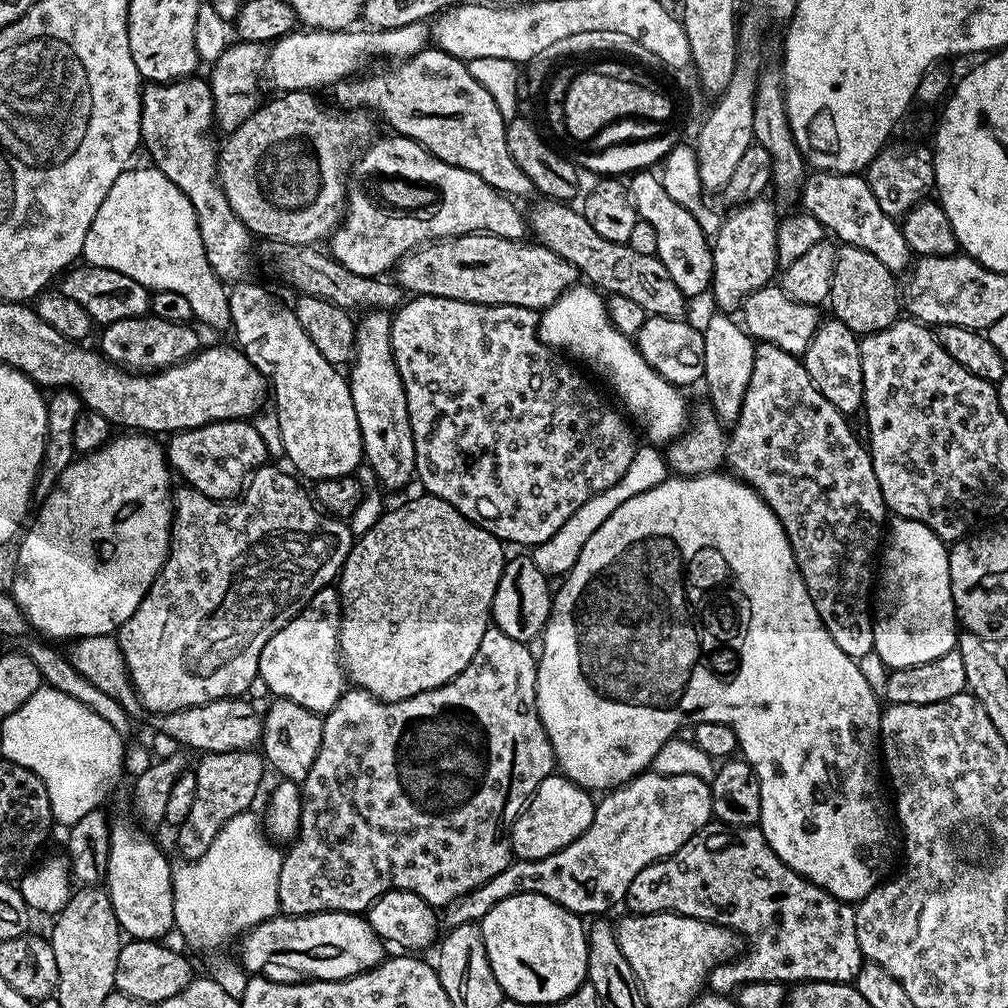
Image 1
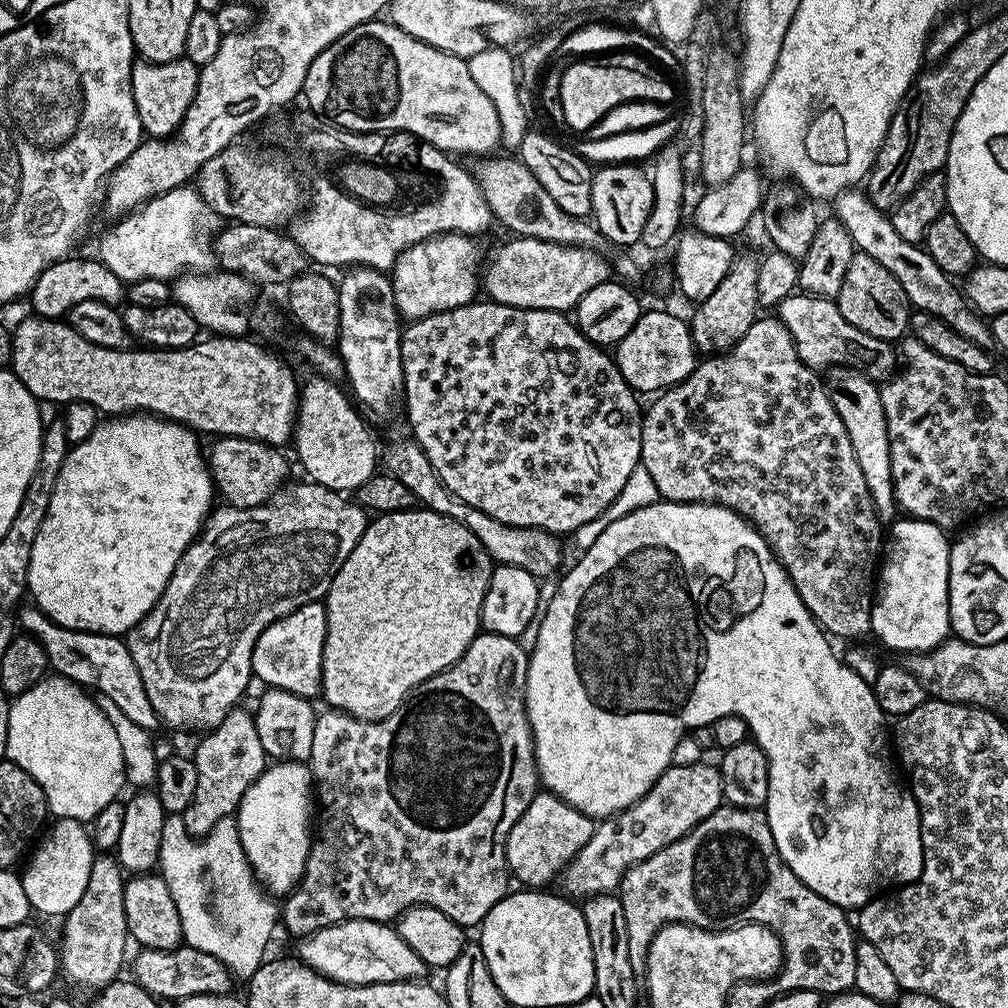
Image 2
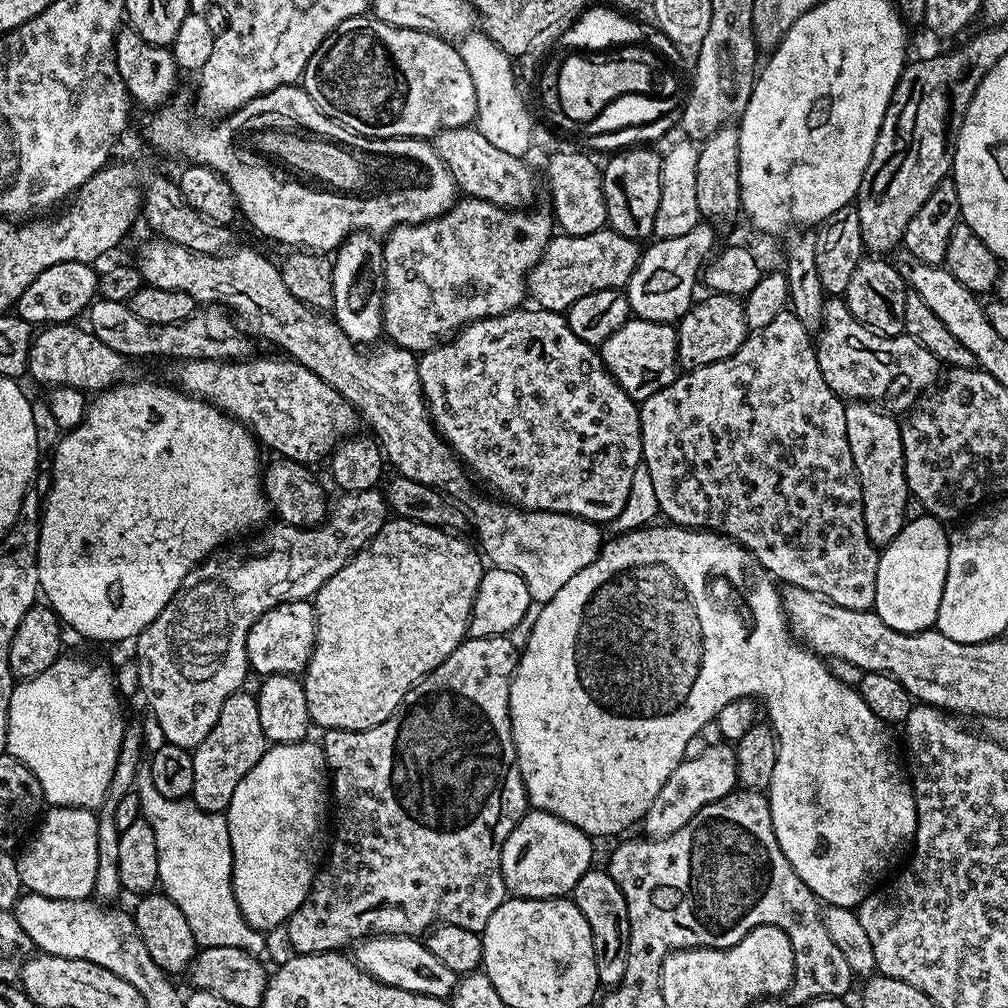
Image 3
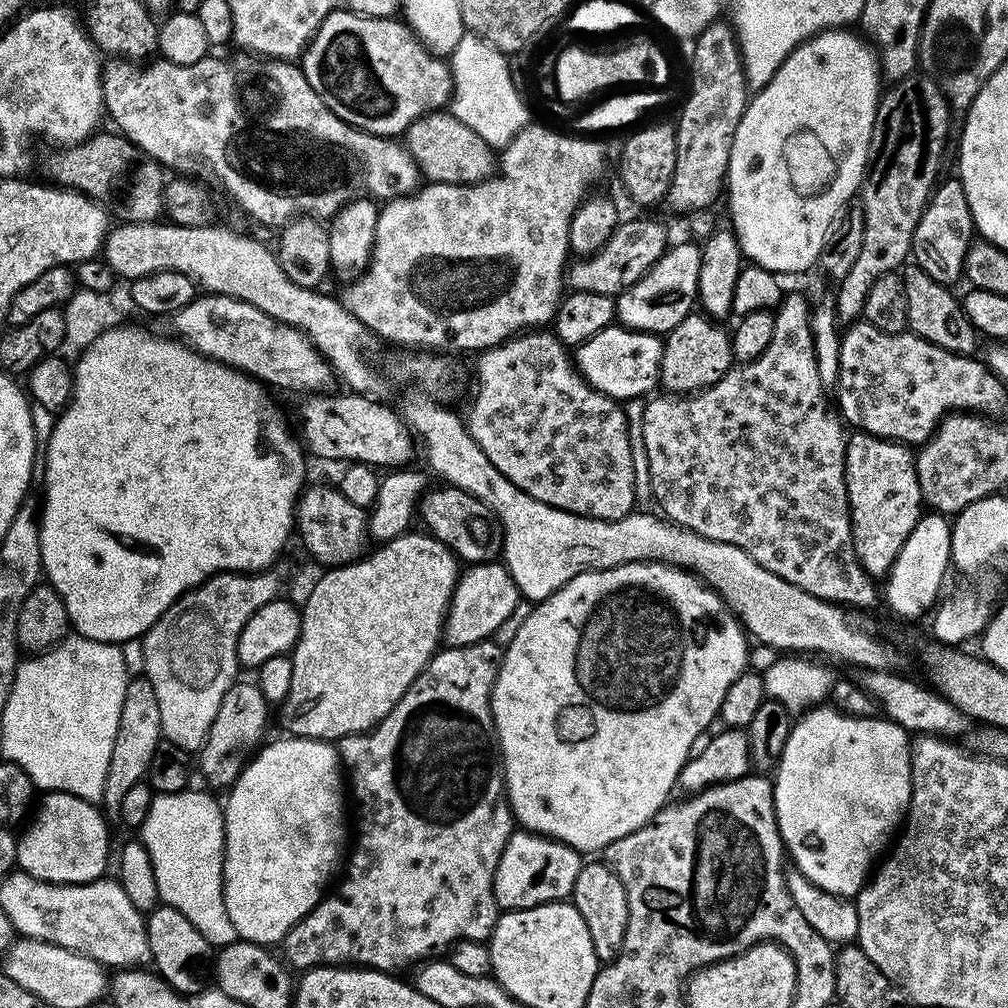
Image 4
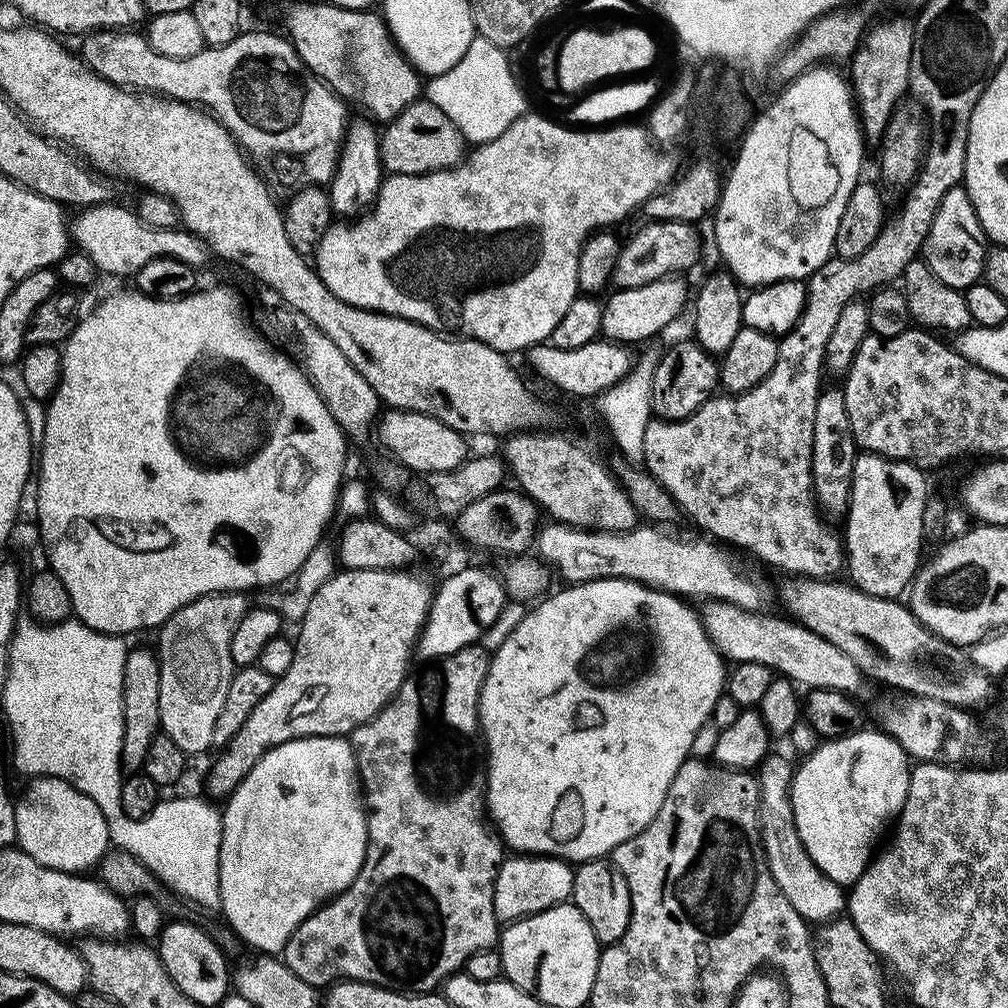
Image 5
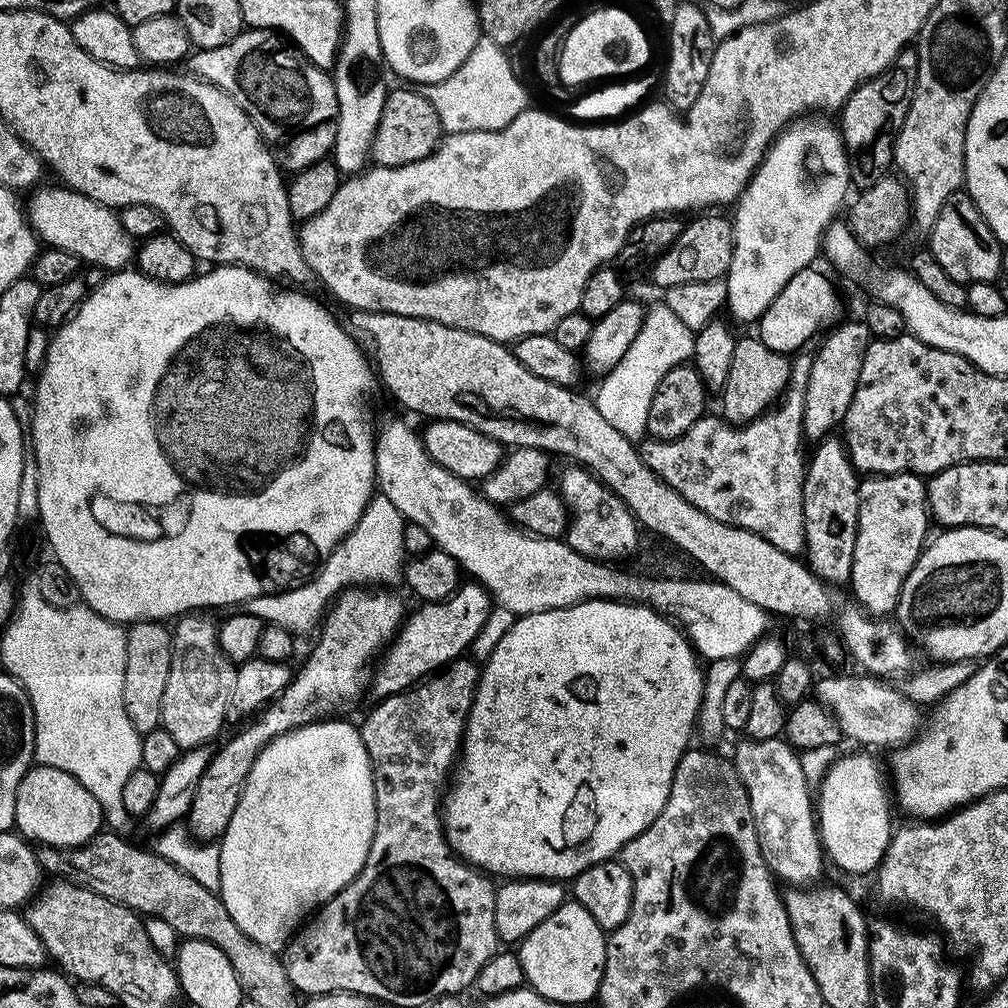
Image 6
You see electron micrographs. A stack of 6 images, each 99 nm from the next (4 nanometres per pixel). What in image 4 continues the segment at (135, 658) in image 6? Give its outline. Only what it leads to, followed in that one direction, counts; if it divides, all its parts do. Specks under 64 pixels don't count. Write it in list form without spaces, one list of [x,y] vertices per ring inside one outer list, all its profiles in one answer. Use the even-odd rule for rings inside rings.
[[[146,678],[129,679],[126,686],[126,698],[122,698],[122,718],[118,718],[118,734],[114,738],[114,754],[110,754],[110,770],[106,774],[106,786],[102,808],[105,813],[119,813],[122,797],[135,784],[147,777],[150,758],[162,742],[158,698],[154,695],[154,686]]]

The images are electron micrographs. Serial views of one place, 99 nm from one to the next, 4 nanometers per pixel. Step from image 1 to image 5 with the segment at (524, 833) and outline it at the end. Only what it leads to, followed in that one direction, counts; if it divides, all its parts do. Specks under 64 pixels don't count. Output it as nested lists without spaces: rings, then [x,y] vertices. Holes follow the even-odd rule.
[[[509,855],[501,864],[494,882],[494,914],[501,925],[507,926],[514,920],[565,903],[571,897],[573,886],[574,868],[567,860],[556,856]]]

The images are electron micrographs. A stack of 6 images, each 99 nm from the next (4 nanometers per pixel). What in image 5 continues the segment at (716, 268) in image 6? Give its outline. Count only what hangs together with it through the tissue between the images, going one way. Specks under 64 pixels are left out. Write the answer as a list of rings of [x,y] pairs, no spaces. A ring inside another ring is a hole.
[[[658,220],[645,225],[623,241],[611,279],[617,289],[641,288],[673,274],[684,274],[700,260],[700,236],[689,221]]]

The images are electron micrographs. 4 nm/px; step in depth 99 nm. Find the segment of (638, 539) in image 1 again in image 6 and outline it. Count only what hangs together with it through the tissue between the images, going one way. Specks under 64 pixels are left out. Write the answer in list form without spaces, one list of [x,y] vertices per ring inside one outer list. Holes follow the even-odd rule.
[[[584,600],[580,604],[568,604],[565,608],[555,608],[545,612],[531,612],[529,616],[519,617],[514,622],[514,626],[510,626],[510,630],[506,630],[502,642],[498,642],[498,647],[494,649],[494,654],[490,654],[490,658],[483,661],[480,669],[480,681],[476,687],[476,697],[472,703],[472,709],[468,711],[468,721],[464,727],[464,739],[458,763],[455,765],[454,775],[450,780],[450,787],[447,789],[446,795],[442,800],[444,834],[448,838],[449,846],[461,860],[465,860],[472,867],[480,869],[481,872],[489,873],[496,878],[571,882],[576,879],[578,874],[582,874],[582,870],[586,870],[603,860],[613,859],[625,844],[629,844],[638,834],[642,834],[642,830],[646,830],[650,826],[650,822],[654,822],[654,818],[658,818],[662,806],[666,806],[666,798],[670,794],[674,770],[678,766],[682,754],[688,751],[690,747],[688,739],[691,736],[693,739],[696,716],[700,713],[700,703],[702,701],[704,701],[704,668],[698,659],[696,649],[688,643],[688,637],[684,635],[683,631],[673,621],[660,612],[649,608],[646,604],[634,604],[626,600]],[[852,750],[849,756],[841,755],[828,768],[827,772],[818,784],[818,791],[814,796],[815,821],[820,837],[820,847],[827,859],[832,860],[844,872],[853,872],[860,876],[863,872],[875,873],[880,866],[880,860],[884,857],[884,851],[892,841],[894,823],[892,824],[892,812],[888,809],[888,796],[890,800],[890,788],[884,785],[884,772],[880,764],[871,756],[868,750]]]

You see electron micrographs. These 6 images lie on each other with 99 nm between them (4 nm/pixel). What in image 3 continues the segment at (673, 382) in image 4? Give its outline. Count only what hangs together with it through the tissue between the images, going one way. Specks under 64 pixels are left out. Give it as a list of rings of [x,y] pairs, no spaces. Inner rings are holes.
[[[708,294],[705,300],[697,299],[688,313],[680,317],[676,328],[676,358],[679,367],[691,370],[710,362],[722,362],[743,346],[748,335],[750,329],[744,317],[744,306],[737,297]]]

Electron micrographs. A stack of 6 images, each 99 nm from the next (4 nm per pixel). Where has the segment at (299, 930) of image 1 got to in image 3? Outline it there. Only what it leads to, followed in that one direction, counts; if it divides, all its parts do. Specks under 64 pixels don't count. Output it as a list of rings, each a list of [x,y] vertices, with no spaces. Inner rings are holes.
[[[369,936],[355,945],[354,959],[361,970],[370,973],[374,979],[395,988],[410,990],[414,994],[448,1000],[456,991],[458,973],[449,970],[440,959],[434,958],[427,943],[410,936]]]

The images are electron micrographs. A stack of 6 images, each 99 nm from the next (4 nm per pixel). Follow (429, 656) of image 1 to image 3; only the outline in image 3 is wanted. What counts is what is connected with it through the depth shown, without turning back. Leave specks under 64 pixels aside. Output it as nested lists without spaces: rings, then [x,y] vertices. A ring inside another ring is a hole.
[[[390,518],[382,526],[382,530],[378,530],[374,539],[363,550],[357,552],[354,559],[348,560],[346,566],[342,566],[342,570],[338,570],[338,574],[334,574],[316,591],[314,597],[316,641],[314,650],[308,659],[308,667],[302,673],[308,719],[315,727],[317,724],[320,730],[337,728],[347,732],[357,732],[358,730],[370,730],[374,726],[386,722],[386,718],[390,718],[390,714],[394,714],[394,710],[402,702],[402,698],[408,693],[409,688],[414,687],[423,676],[429,676],[466,639],[468,619],[472,613],[476,591],[480,585],[480,579],[483,578],[486,571],[486,564],[481,553],[473,545],[472,548],[460,537],[460,534],[453,534],[443,528],[426,526],[422,522]]]

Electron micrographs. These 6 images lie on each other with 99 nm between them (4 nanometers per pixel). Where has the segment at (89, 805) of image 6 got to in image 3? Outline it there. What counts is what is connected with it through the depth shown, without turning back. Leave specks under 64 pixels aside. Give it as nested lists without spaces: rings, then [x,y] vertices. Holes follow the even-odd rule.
[[[49,807],[19,853],[16,865],[21,885],[46,898],[87,899],[93,893],[98,870],[96,817],[90,808]]]

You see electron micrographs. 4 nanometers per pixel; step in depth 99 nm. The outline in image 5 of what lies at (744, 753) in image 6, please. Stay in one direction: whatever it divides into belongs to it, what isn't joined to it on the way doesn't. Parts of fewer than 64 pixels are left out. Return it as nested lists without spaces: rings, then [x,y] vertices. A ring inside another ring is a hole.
[[[769,753],[758,768],[760,782],[759,824],[760,840],[764,846],[764,857],[770,866],[770,874],[774,874],[774,882],[778,882],[778,890],[786,894],[786,902],[798,910],[803,920],[809,922],[831,922],[841,915],[846,908],[846,892],[841,885],[835,884],[806,854],[798,837],[794,824],[793,806],[791,802],[792,774],[794,766],[784,757]]]

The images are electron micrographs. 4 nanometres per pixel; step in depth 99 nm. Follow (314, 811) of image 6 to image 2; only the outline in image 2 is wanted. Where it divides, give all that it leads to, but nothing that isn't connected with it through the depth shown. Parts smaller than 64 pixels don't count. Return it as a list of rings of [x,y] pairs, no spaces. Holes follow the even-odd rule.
[[[299,760],[269,763],[264,773],[250,786],[250,790],[246,790],[239,808],[234,813],[234,819],[242,842],[242,850],[261,889],[267,890],[276,898],[287,896],[304,876],[306,858],[314,839],[314,785],[312,771],[309,770],[307,763]]]

